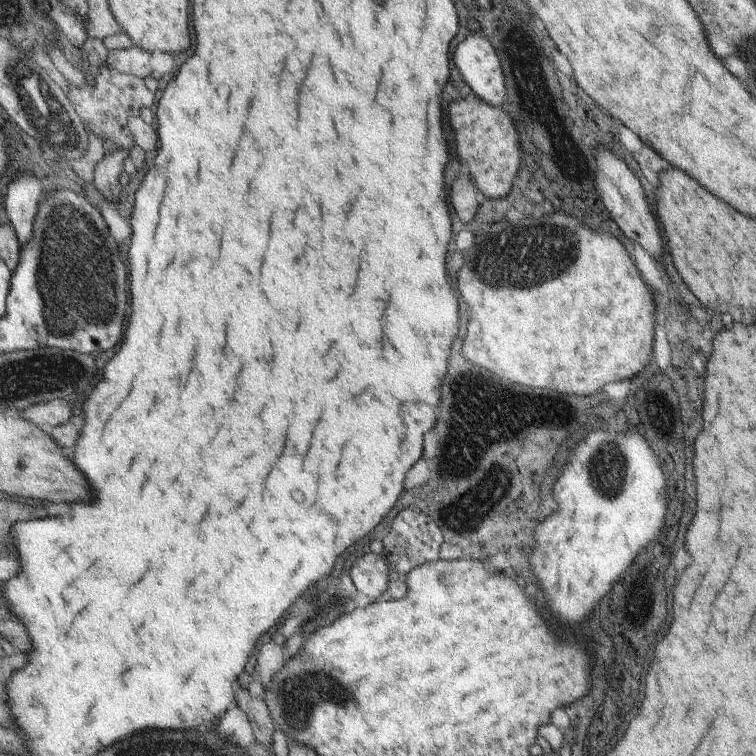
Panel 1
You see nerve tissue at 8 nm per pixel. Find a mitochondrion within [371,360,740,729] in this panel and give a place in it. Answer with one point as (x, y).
(481, 416)

